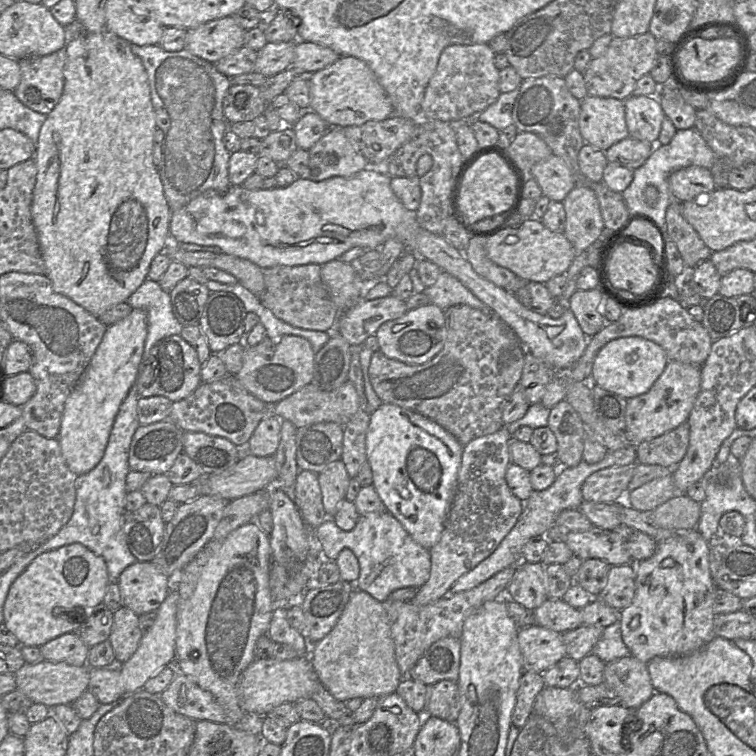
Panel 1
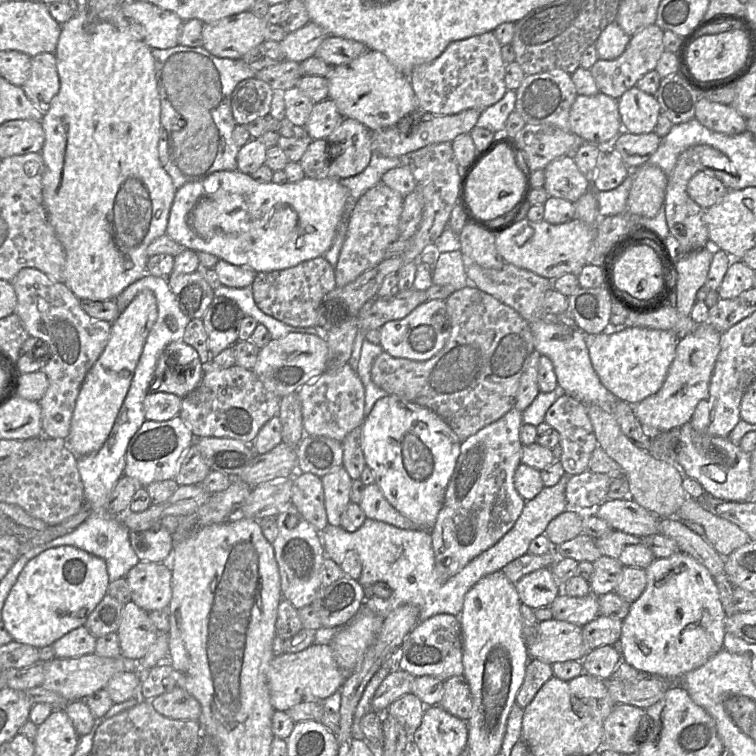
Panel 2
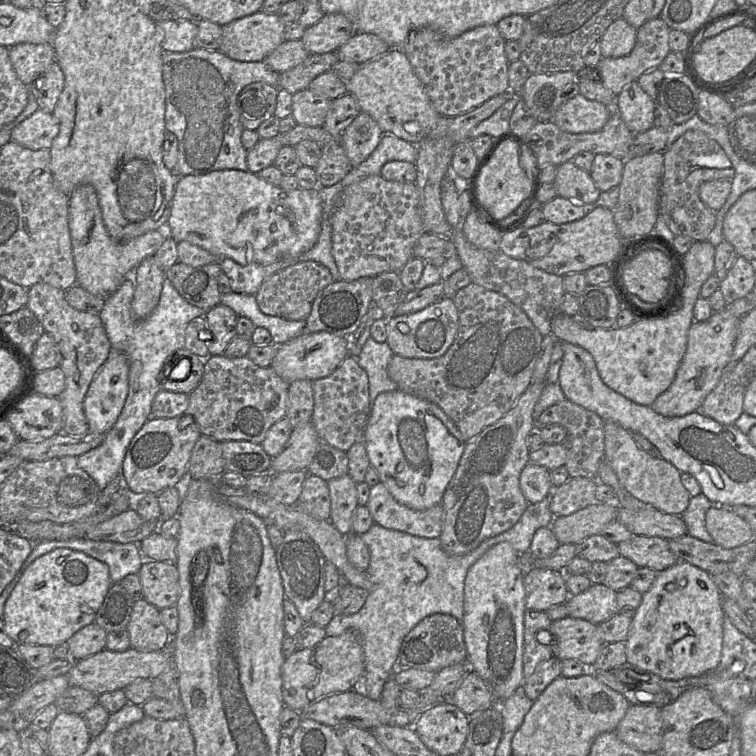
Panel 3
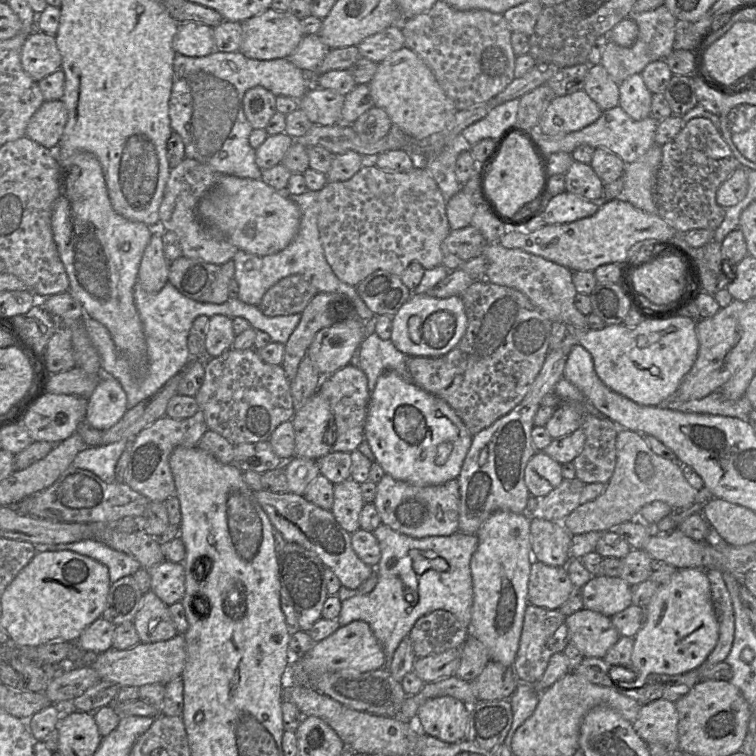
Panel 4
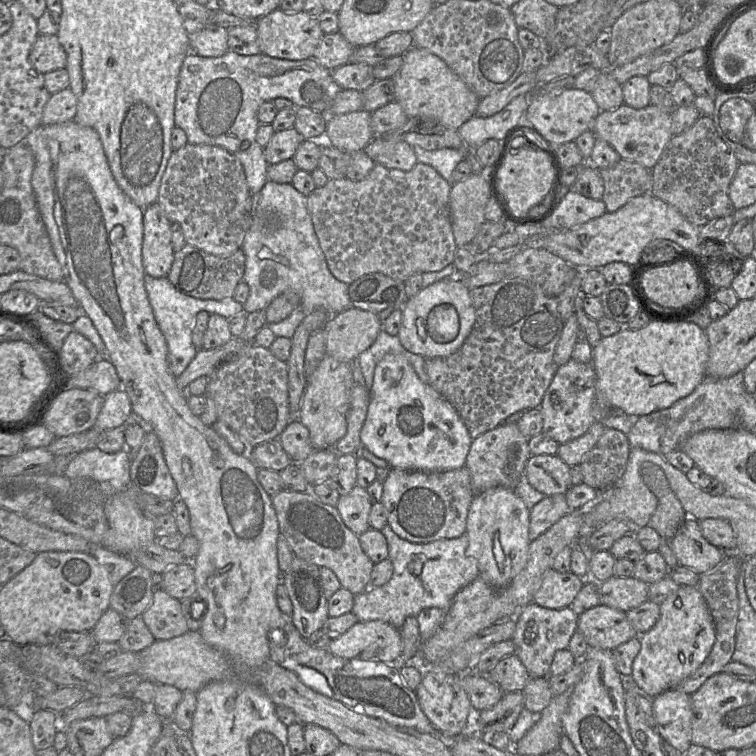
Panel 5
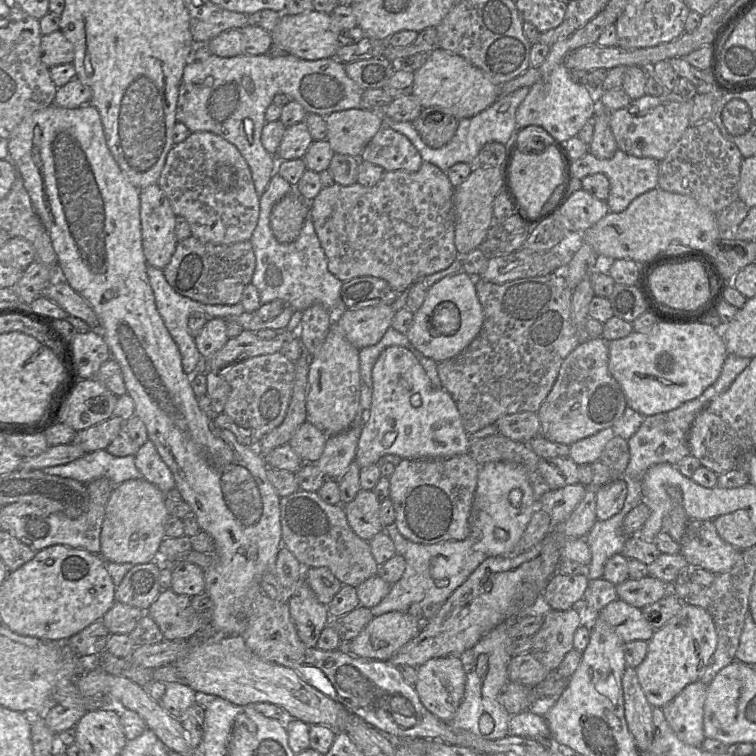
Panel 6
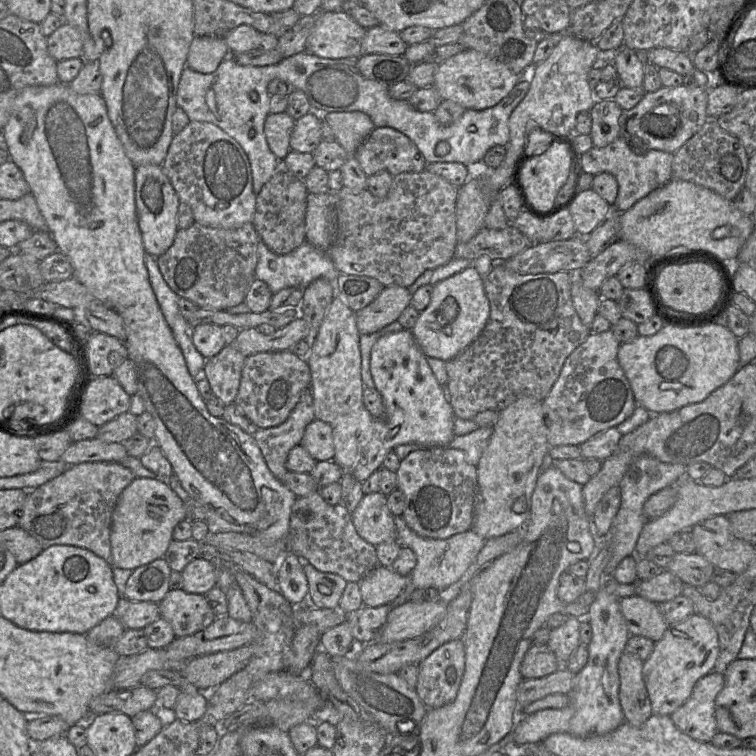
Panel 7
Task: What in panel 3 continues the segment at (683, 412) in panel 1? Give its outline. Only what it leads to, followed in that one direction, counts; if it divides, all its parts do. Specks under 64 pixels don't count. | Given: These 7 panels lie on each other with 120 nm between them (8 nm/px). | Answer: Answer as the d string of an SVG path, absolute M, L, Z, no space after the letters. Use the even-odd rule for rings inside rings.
M727 309L713 312L704 321L693 321L687 334L687 348L675 379L650 407L665 417L680 417L700 410L706 396L718 384L722 371L729 363L737 337L740 318Z

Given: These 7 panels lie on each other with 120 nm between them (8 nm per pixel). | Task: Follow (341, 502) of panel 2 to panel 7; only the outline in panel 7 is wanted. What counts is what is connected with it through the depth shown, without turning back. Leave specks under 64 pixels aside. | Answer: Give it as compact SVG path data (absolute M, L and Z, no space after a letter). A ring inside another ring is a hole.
M379 491L364 495L351 513L357 534L375 547L384 542L396 541L394 518L387 505L387 496Z

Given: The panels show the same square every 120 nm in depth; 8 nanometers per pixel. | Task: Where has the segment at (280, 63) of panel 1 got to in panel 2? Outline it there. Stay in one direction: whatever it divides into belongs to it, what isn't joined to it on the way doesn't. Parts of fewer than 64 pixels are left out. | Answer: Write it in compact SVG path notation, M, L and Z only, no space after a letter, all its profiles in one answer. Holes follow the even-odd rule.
M310 21L295 32L287 34L279 42L284 60L300 63L314 56L317 48L327 36L322 27Z

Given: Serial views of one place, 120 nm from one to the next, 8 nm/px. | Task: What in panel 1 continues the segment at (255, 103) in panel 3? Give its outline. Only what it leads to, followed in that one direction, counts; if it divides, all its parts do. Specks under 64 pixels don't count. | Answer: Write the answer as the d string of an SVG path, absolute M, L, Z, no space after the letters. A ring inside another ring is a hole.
M251 84L230 86L223 100L223 113L228 122L252 121L266 110L260 87Z

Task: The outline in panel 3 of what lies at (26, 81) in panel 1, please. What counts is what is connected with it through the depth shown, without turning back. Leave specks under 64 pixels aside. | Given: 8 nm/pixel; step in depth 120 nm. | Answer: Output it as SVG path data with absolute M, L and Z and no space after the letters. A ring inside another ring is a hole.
M54 61L29 87L36 97L39 109L52 113L65 84L64 73Z

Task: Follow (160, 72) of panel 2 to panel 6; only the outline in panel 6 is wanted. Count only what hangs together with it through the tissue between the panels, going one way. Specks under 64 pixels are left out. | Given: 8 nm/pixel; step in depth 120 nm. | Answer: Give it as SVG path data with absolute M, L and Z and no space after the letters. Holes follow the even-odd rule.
M268 53L234 57L210 55L202 60L191 58L179 86L176 120L185 124L191 133L212 132L235 145L250 168L256 194L260 198L278 164L261 142L265 113L274 96L286 94L300 103L307 114L327 117L337 111L362 109L364 90L348 77L345 64L335 58L305 60L289 54L272 57ZM244 77L251 79L252 91L243 86Z

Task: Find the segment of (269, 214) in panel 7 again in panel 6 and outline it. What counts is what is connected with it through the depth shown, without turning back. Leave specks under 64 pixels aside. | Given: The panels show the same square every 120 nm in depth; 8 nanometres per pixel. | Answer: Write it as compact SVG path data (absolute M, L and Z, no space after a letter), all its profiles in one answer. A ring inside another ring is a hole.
M292 191L279 200L270 215L270 228L275 239L281 244L294 242L310 214L310 202L304 200L297 191Z

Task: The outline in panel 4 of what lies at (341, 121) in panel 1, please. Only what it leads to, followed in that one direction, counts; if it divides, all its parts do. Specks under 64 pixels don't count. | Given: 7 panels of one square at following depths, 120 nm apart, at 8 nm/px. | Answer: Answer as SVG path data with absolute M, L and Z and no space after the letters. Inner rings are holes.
M406 47L391 53L378 63L377 71L367 85L374 107L381 108L388 114L394 129L417 140L442 132L457 113L453 101L445 94L432 70Z

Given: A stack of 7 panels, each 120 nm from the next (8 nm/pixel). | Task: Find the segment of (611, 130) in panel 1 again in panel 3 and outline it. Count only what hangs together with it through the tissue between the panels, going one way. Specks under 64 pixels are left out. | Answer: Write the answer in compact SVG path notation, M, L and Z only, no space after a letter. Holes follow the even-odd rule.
M579 93L558 108L552 122L569 133L597 132L609 120L612 108Z

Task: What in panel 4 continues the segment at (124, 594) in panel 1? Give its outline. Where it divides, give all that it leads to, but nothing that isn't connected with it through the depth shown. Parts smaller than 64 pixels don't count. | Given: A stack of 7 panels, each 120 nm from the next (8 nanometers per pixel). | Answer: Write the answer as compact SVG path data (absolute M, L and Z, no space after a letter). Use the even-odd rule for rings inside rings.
M167 560L148 569L151 578L150 590L166 605L182 600L185 593L185 573L182 563Z

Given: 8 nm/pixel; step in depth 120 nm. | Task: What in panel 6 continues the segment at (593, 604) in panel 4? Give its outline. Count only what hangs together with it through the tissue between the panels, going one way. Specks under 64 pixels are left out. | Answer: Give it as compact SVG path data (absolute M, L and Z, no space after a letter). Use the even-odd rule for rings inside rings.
M653 576L630 579L616 584L618 599L639 609L655 603L670 594L670 583Z

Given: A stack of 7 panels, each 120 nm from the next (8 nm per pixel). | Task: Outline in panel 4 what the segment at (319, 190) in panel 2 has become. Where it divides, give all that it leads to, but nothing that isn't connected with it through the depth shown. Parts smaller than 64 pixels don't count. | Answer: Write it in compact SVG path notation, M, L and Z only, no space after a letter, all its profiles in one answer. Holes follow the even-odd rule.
M218 175L215 186L198 204L202 221L218 228L239 250L258 256L275 254L286 248L296 236L300 224L297 204L283 191L277 191L261 179Z

